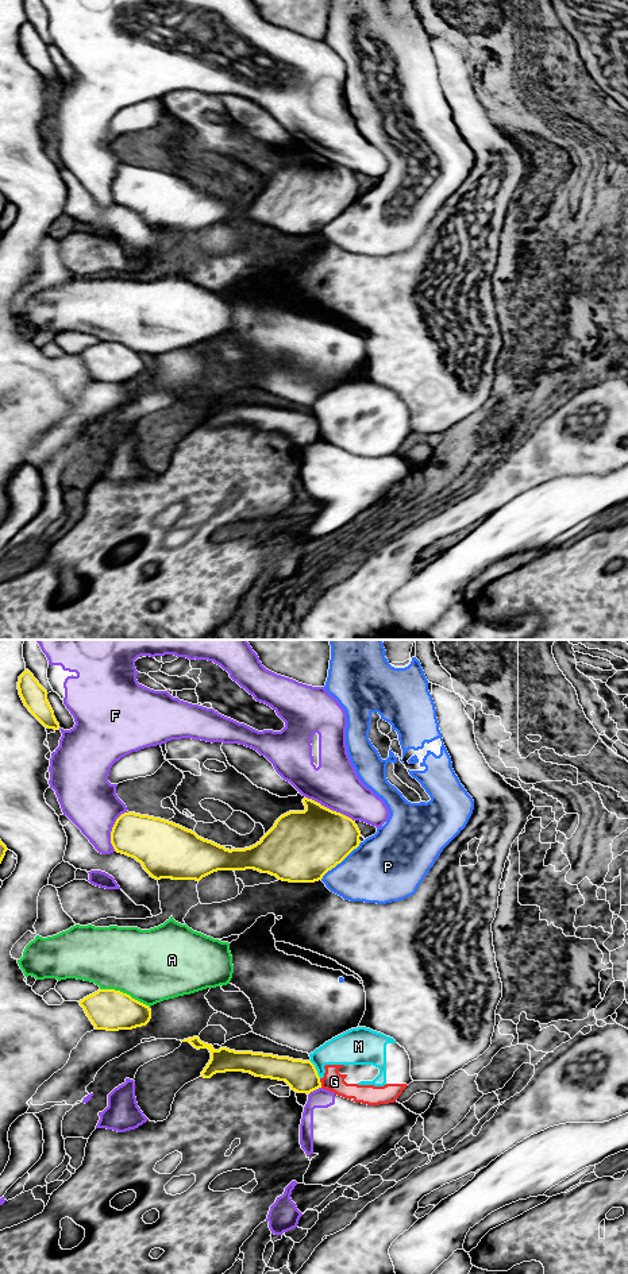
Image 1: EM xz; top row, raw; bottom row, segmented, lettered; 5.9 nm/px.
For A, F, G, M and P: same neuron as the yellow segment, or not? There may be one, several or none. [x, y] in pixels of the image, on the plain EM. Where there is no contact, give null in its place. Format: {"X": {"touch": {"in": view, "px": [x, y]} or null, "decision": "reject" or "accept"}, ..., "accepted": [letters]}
{"A": {"touch": {"in": "xz", "px": [124, 346]}, "decision": "reject"}, "F": {"touch": {"in": "xz", "px": [328, 161]}, "decision": "reject"}, "G": {"touch": {"in": "xz", "px": [320, 435]}, "decision": "reject"}, "M": {"touch": {"in": "xz", "px": [315, 421]}, "decision": "reject"}, "P": {"touch": {"in": "xz", "px": [341, 213]}, "decision": "reject"}, "accepted": []}

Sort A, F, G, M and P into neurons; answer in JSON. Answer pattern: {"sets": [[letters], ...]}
{"sets": [["A"], ["F"], ["G", "M", "P"]]}

